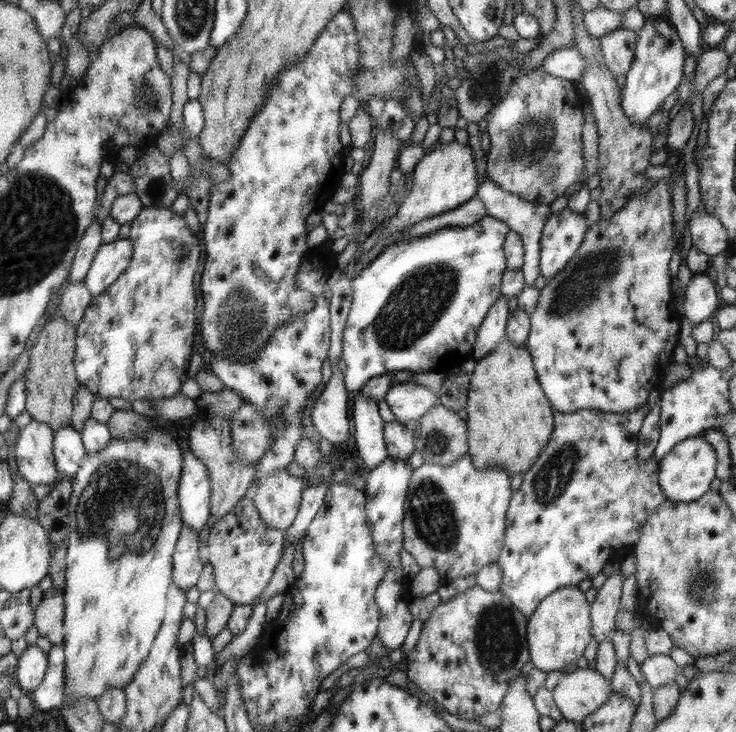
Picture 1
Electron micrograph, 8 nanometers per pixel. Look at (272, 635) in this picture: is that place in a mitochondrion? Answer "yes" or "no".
no

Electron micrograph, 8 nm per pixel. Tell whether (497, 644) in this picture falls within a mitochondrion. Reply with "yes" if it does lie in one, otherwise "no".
yes

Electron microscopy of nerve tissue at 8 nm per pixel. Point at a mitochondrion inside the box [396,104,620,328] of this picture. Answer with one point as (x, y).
(533, 137)

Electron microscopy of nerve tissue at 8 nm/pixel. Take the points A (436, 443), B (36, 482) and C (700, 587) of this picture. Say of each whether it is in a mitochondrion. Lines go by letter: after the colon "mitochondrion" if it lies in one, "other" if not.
A: mitochondrion
B: other
C: mitochondrion

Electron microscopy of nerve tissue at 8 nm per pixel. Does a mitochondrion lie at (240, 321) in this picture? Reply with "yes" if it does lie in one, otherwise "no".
yes

